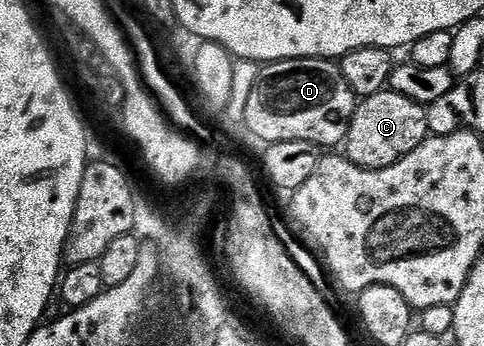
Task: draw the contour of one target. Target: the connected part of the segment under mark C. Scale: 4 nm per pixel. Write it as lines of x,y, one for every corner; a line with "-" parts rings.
386,88
374,96
357,101
342,150
354,164
367,170
381,170
390,168
390,164
414,152
414,148
418,148
429,137
427,105

